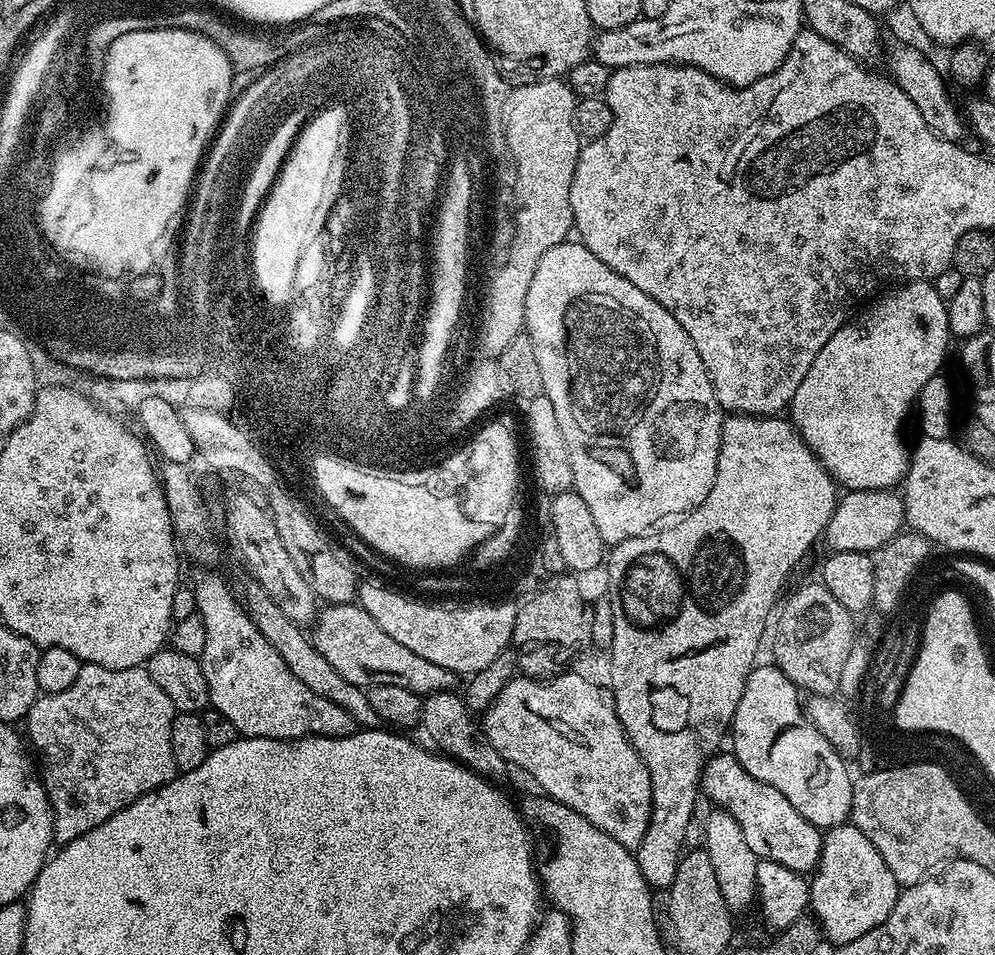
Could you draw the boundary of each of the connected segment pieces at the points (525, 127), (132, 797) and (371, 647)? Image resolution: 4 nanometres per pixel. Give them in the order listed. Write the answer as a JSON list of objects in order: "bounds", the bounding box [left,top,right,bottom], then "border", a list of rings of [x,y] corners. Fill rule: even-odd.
[{"bounds":[484,78,582,353],"border":[[[539,78],[533,84],[517,83],[513,92],[510,94],[510,107],[508,107],[508,120],[506,126],[506,142],[511,145],[511,152],[516,152],[516,160],[520,161],[520,230],[517,237],[510,241],[512,257],[508,261],[508,268],[496,276],[496,284],[492,284],[492,296],[488,296],[487,311],[484,313],[484,342],[488,349],[495,349],[498,353],[506,350],[514,338],[525,331],[524,315],[526,314],[526,290],[530,290],[530,281],[534,279],[534,270],[538,270],[538,262],[542,259],[542,254],[550,250],[550,246],[558,246],[569,239],[568,231],[573,231],[572,211],[570,210],[570,182],[574,182],[574,166],[578,166],[578,154],[582,147],[582,135],[576,128],[575,108],[578,97],[564,78]]]},{"bounds":[26,663,178,845],"border":[[[81,663],[78,678],[74,678],[74,683],[66,690],[62,690],[58,694],[50,694],[49,696],[41,694],[36,697],[34,706],[30,706],[28,711],[26,725],[28,724],[28,736],[32,739],[37,754],[40,755],[39,771],[40,768],[44,771],[42,783],[52,807],[52,834],[61,845],[68,844],[74,838],[86,834],[86,830],[94,830],[94,826],[102,826],[102,822],[106,822],[106,818],[110,818],[118,810],[129,808],[139,796],[145,796],[148,792],[153,792],[155,788],[160,788],[171,782],[173,776],[177,775],[178,772],[170,746],[172,723],[177,714],[170,698],[166,698],[166,694],[162,694],[162,690],[158,690],[154,678],[150,678],[148,669],[144,666],[127,668],[126,670],[110,670],[106,666]]]},{"bounds":[310,603,458,698],"border":[[[359,603],[330,604],[319,609],[310,632],[313,646],[346,678],[346,682],[356,684],[365,690],[373,684],[393,684],[406,686],[421,698],[435,692],[451,692],[457,687],[458,677],[455,672],[446,670],[446,666],[438,666],[418,654],[413,654],[407,646],[400,645],[366,610],[362,610]]]}]

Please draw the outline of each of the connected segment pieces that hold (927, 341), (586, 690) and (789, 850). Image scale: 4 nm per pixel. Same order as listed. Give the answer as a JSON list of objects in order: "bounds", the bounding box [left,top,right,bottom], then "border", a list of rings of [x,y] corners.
[{"bounds":[790,280,950,491],"border":[[[909,280],[901,283],[893,292],[888,292],[873,308],[868,308],[864,316],[849,319],[837,332],[818,350],[818,358],[810,362],[810,370],[806,370],[806,378],[802,378],[802,383],[798,385],[798,390],[794,390],[794,398],[790,405],[790,419],[796,431],[804,443],[811,448],[813,454],[818,457],[824,468],[831,474],[833,480],[839,482],[845,489],[854,491],[878,491],[880,489],[895,489],[905,479],[908,473],[910,452],[904,449],[904,440],[900,437],[900,427],[904,424],[904,419],[908,416],[908,411],[913,411],[917,403],[922,386],[930,382],[941,371],[944,364],[944,355],[948,352],[948,340],[950,333],[948,331],[948,306],[946,301],[940,297],[935,283],[927,280]]]},{"bounds":[482,670,652,849],"border":[[[565,670],[547,678],[533,678],[523,674],[509,680],[498,698],[483,713],[482,727],[490,746],[514,766],[526,770],[529,781],[543,795],[570,806],[582,814],[598,830],[606,830],[610,838],[622,842],[630,849],[640,847],[652,817],[652,782],[644,760],[630,742],[618,718],[616,703],[611,691],[595,684],[580,672]]]},{"bounds":[700,750,821,874],"border":[[[721,750],[710,757],[700,779],[700,792],[708,795],[717,809],[729,812],[734,822],[742,826],[750,850],[754,850],[760,860],[778,862],[801,874],[811,873],[820,861],[821,829],[806,822],[806,818],[790,806],[782,790],[774,790],[774,786],[754,778],[731,751]]]}]

